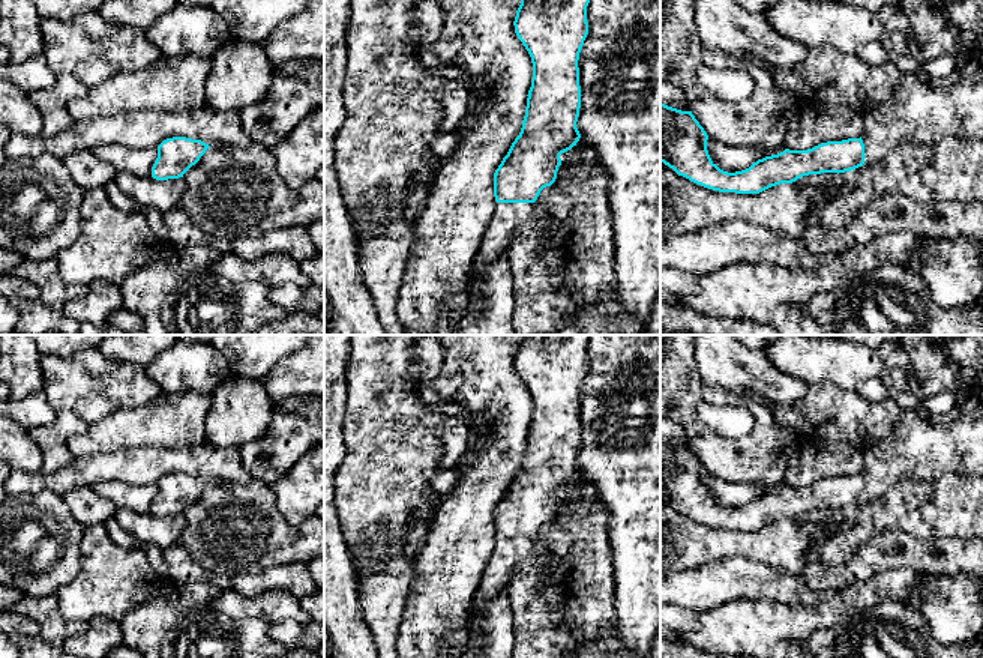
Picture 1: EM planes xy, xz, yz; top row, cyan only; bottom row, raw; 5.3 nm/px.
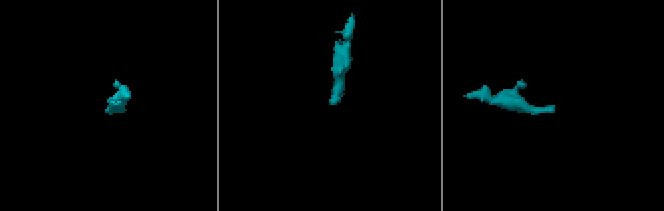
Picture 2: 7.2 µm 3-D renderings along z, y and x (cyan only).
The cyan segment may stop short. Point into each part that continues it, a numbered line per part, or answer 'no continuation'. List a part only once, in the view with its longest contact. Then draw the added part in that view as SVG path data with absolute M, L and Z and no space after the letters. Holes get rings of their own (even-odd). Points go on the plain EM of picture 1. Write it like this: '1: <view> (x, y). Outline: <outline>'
1: xz (508, 553). Outline: M495 539L494 550L474 593L474 601L485 605L492 599L509 595L509 586L519 563L534 565L540 578L548 580L546 551L546 545L536 539Z

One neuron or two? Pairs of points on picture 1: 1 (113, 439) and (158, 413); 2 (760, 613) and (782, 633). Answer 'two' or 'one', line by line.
1: one
2: one

